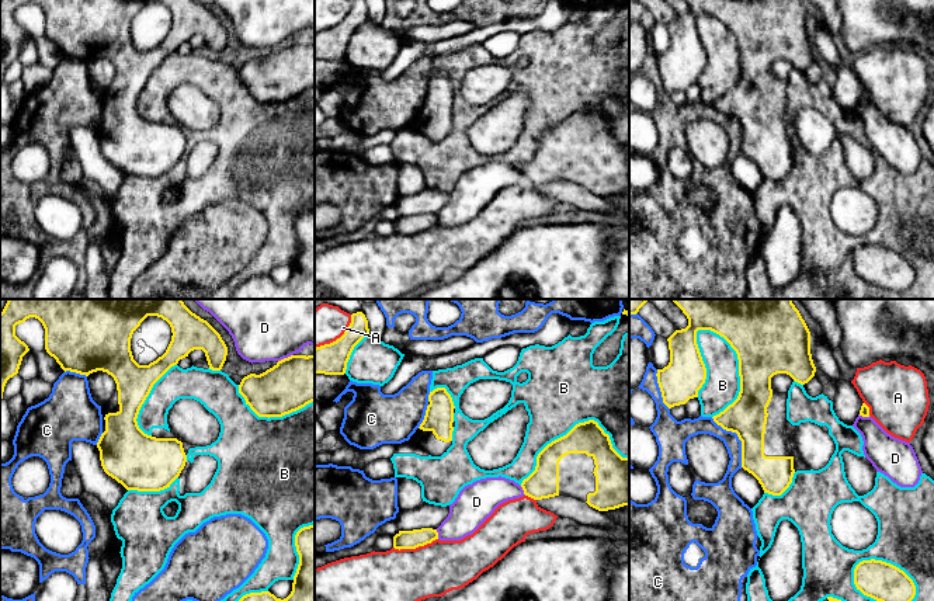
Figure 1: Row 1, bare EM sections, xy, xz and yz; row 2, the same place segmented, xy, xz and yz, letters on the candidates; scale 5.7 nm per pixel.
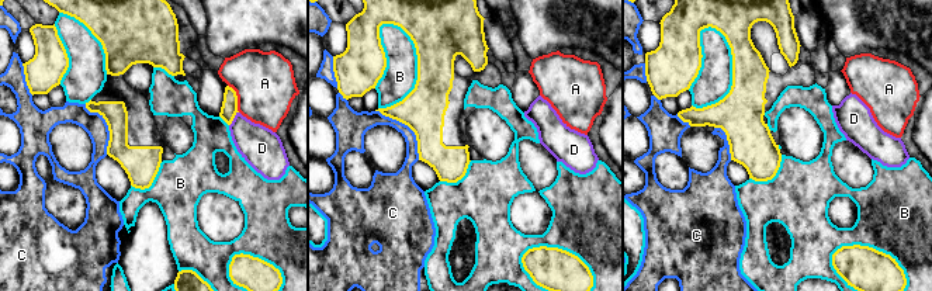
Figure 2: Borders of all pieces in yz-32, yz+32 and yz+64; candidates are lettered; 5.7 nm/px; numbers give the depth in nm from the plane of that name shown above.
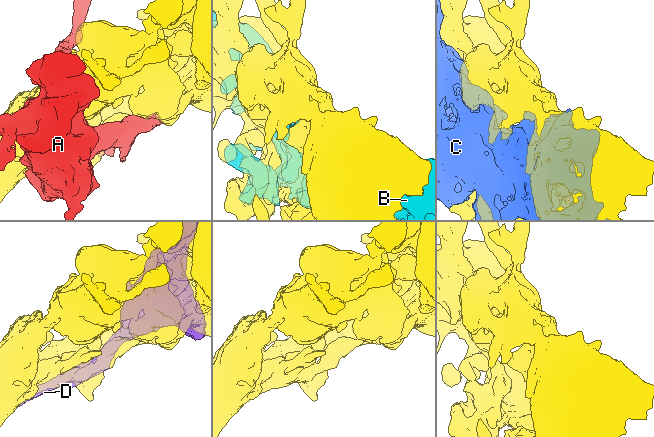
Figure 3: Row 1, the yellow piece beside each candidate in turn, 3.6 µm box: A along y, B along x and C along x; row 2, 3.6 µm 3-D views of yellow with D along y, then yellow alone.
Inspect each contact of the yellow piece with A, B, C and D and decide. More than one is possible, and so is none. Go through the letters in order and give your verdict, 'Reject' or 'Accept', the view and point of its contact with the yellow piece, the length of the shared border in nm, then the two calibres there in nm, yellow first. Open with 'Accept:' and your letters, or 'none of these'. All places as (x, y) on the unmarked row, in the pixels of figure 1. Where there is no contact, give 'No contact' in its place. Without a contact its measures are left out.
Accept: none of these
A: Reject. Touches yellow at xz (415, 233). Shared border 260 nm. Thickness 110 nm (yellow) against 360 nm
B: Reject. Touches yellow at yz (739, 54). Shared border 500 nm. Thickness 360 nm (yellow) against 200 nm
C: Reject. Touches yellow at yz (739, 124). Shared border 340 nm. Thickness 220 nm (yellow) against 100 nm
D: Reject. Touches yellow at xy (285, 44). Shared border 100 nm. Thickness 300 nm (yellow) against 280 nm

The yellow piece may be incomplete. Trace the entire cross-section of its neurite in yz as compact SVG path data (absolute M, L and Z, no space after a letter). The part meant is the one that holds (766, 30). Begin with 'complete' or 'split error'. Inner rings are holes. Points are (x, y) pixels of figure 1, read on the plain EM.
split error; M685 0L688 11L676 15L669 24L670 48L657 55L657 69L663 88L671 94L698 83L706 65L697 17L711 15L723 22L736 37L739 45L740 77L737 84L713 107L726 117L736 118L742 126L742 153L751 159L764 178L781 181L792 169L795 159L789 121L787 119L787 79L771 74L771 63L787 59L801 69L806 79L816 83L823 70L815 62L816 52L810 39L810 17L801 0Z

